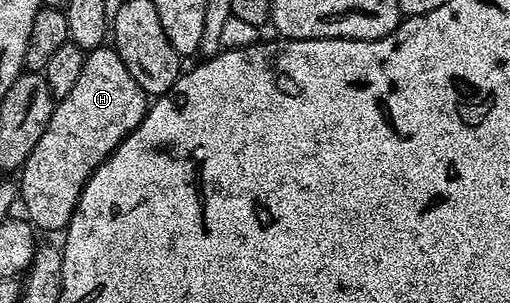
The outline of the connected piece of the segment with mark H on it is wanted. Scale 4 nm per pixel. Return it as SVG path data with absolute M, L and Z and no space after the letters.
M115 47L91 49L84 57L78 83L70 94L55 101L42 138L38 138L24 167L19 169L18 196L22 204L24 200L23 215L41 233L67 229L92 171L140 125L149 107L149 97L134 82Z

